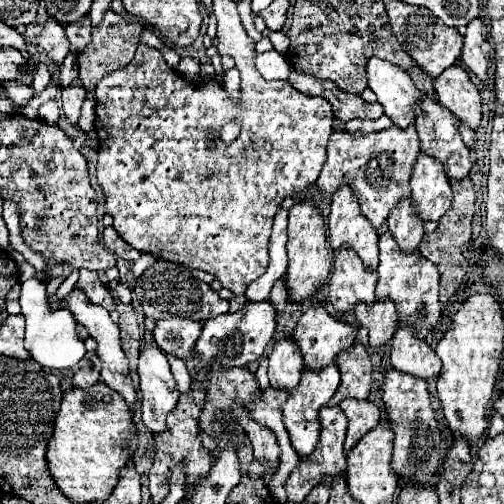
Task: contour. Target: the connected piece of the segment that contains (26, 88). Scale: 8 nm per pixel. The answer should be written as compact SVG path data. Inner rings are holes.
M5 82L3 88L7 90L7 96L13 100L15 106L25 106L35 94L31 84L21 84L21 82Z

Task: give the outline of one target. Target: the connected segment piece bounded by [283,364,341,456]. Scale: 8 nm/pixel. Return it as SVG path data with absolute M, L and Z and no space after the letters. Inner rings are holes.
M335 364L321 368L321 372L309 372L309 368L305 368L297 388L293 388L293 392L289 392L289 398L283 404L283 424L285 424L285 430L291 438L291 444L299 456L311 454L313 448L317 446L317 440L319 440L319 418L317 418L317 414L329 402L329 398L335 394L339 380L341 380L339 368Z

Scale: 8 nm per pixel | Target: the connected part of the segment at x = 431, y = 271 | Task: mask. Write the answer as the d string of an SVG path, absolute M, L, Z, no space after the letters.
M383 232L379 236L379 266L377 266L377 296L389 296L399 314L399 322L409 324L415 330L417 338L427 338L441 322L441 304L439 304L439 272L437 268L425 260L419 252L409 254L403 252L391 232Z

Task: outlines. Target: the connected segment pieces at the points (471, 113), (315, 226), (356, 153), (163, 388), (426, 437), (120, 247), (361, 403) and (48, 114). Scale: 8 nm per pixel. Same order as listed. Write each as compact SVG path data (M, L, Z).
M453 64L449 70L441 72L441 76L433 80L433 90L437 94L437 102L449 108L461 122L469 124L471 128L479 126L481 96L461 66Z
M297 202L289 210L289 242L287 242L287 254L289 254L289 268L287 268L287 288L289 296L299 302L313 292L327 280L333 268L333 248L327 242L325 234L325 220L321 210L313 202Z
M391 126L367 136L333 132L327 148L327 162L323 164L323 172L317 178L317 186L327 196L331 196L339 186L347 182L359 198L363 216L373 224L373 228L381 228L389 212L399 204L399 200L409 196L409 176L419 150L421 148L415 126Z
M141 346L139 354L141 420L149 432L163 432L165 418L179 400L177 382L169 370L167 356L157 346Z
M393 368L387 372L383 382L383 402L387 408L387 418L395 430L393 468L403 480L417 480L421 484L429 484L437 478L437 470L441 464L441 434L435 412L431 408L427 382L417 376L397 372Z
M113 226L103 230L103 244L109 252L115 252L117 256L121 256L125 260L135 260L137 258L137 250L133 250L129 244L125 244L125 240L121 240L121 236L115 232Z
M345 398L341 402L341 410L349 418L349 428L345 438L345 450L349 452L369 430L373 430L379 424L381 410L369 400L355 400L355 398Z
M50 100L45 104L43 104L40 107L39 113L38 113L38 118L43 121L45 119L45 122L49 124L56 123L60 118L60 116L61 116L61 110L57 106L57 103L55 100Z

